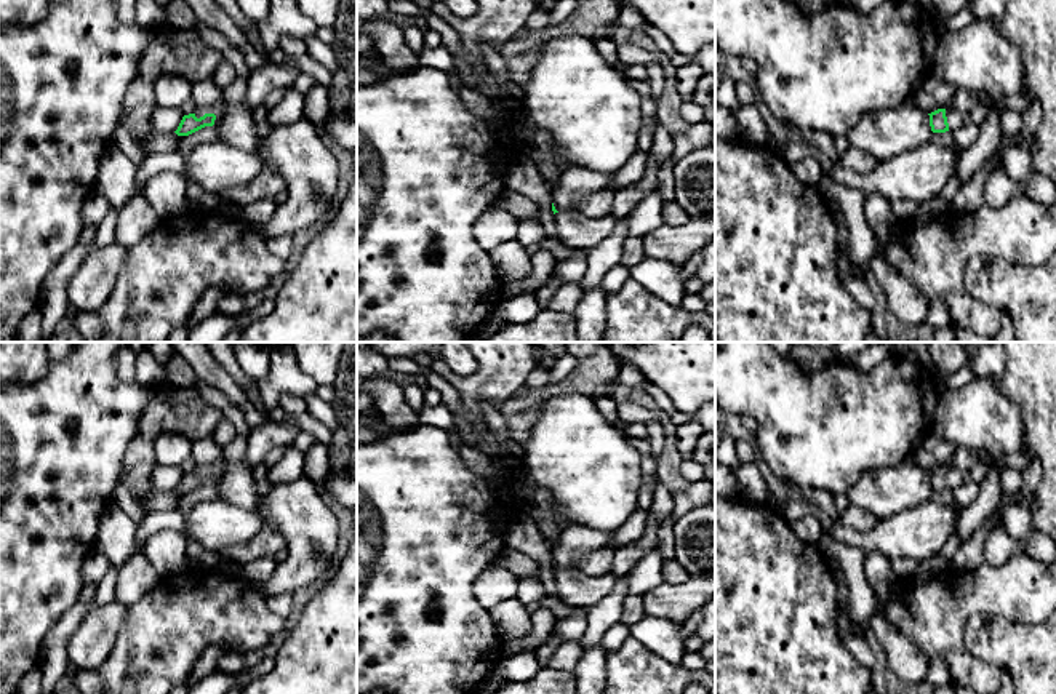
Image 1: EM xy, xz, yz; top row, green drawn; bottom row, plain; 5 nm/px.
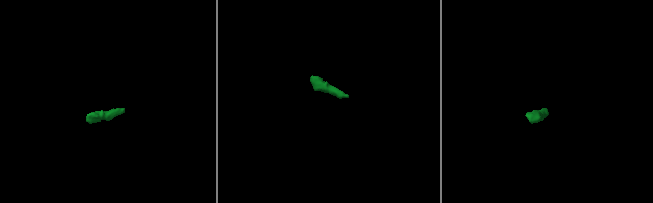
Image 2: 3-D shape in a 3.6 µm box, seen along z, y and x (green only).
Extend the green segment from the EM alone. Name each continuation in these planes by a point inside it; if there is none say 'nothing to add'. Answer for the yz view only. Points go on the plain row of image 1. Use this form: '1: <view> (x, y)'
1: yz (956, 477)

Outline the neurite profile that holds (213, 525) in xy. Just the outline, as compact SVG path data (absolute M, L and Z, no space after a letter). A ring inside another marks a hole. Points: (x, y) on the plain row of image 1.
M224 501L197 504L187 513L186 544L195 542L206 552L250 542L264 529L258 509L245 510Z

